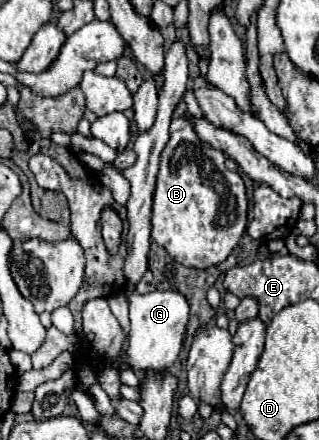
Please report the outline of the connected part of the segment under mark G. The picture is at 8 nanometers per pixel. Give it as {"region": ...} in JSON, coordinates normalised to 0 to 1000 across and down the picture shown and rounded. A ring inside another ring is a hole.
{"region":[[[489,659],[464,668],[408,664],[408,791],[376,827],[389,836],[439,836],[439,841],[527,841],[527,832],[558,814],[571,791],[571,773],[583,759],[596,691],[564,659]]]}

